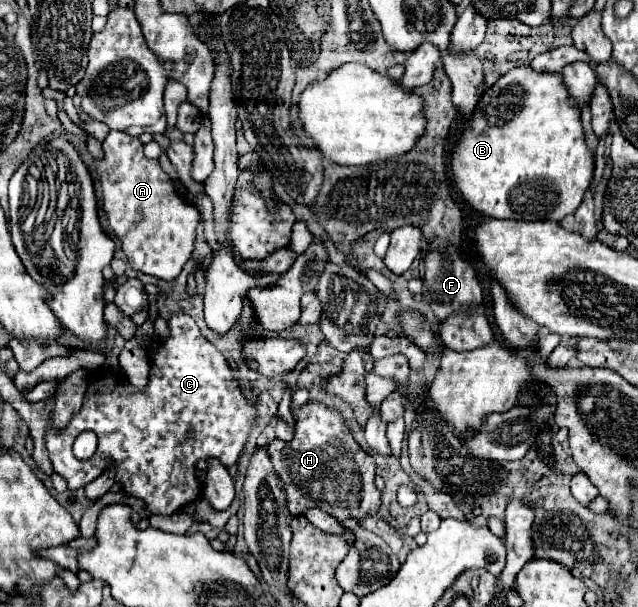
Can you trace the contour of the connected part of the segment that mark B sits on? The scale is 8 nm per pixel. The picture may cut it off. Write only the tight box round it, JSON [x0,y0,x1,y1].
[452,66,594,220]

